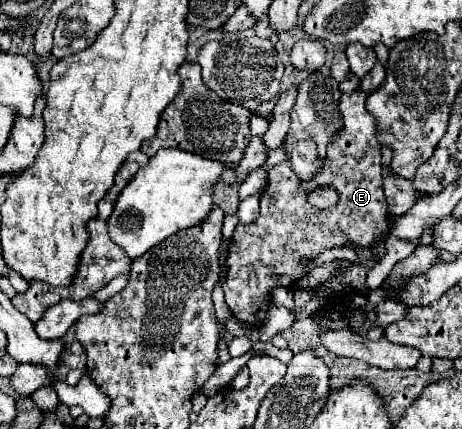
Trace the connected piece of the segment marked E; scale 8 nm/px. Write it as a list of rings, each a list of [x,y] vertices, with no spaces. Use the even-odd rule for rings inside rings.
[[[354,91],[350,95],[342,95],[340,99],[340,113],[344,127],[334,141],[328,145],[328,155],[324,161],[322,171],[312,181],[300,181],[296,173],[290,169],[288,161],[278,163],[268,171],[268,185],[260,197],[260,217],[250,223],[238,223],[234,229],[232,241],[228,245],[228,263],[232,263],[232,269],[228,269],[226,283],[222,285],[226,303],[234,317],[246,325],[258,327],[262,319],[266,319],[266,313],[272,303],[272,289],[274,287],[294,287],[296,281],[300,281],[306,271],[304,263],[314,261],[322,251],[326,249],[340,249],[340,247],[366,247],[370,249],[374,243],[382,241],[390,233],[390,217],[388,207],[384,199],[384,187],[382,187],[382,165],[380,165],[380,143],[376,141],[376,121],[370,113],[366,113],[364,107],[366,93]],[[316,187],[334,187],[338,191],[338,203],[330,209],[318,209],[306,201],[306,195]]]

